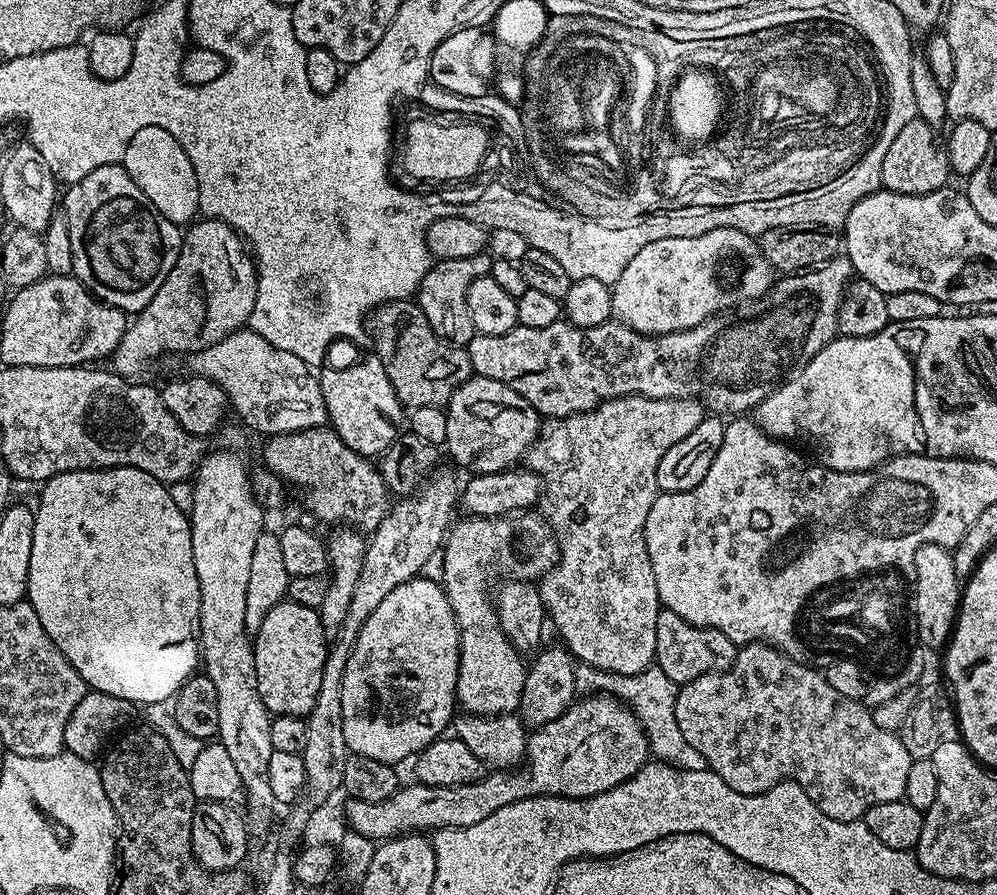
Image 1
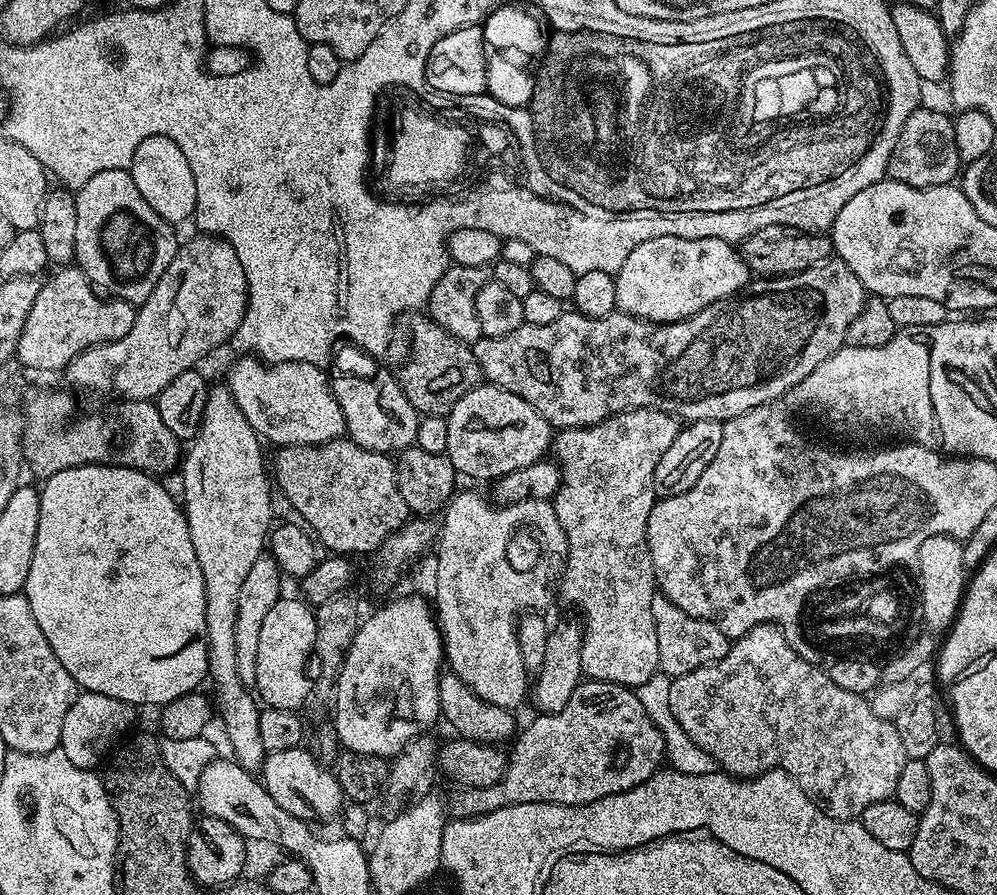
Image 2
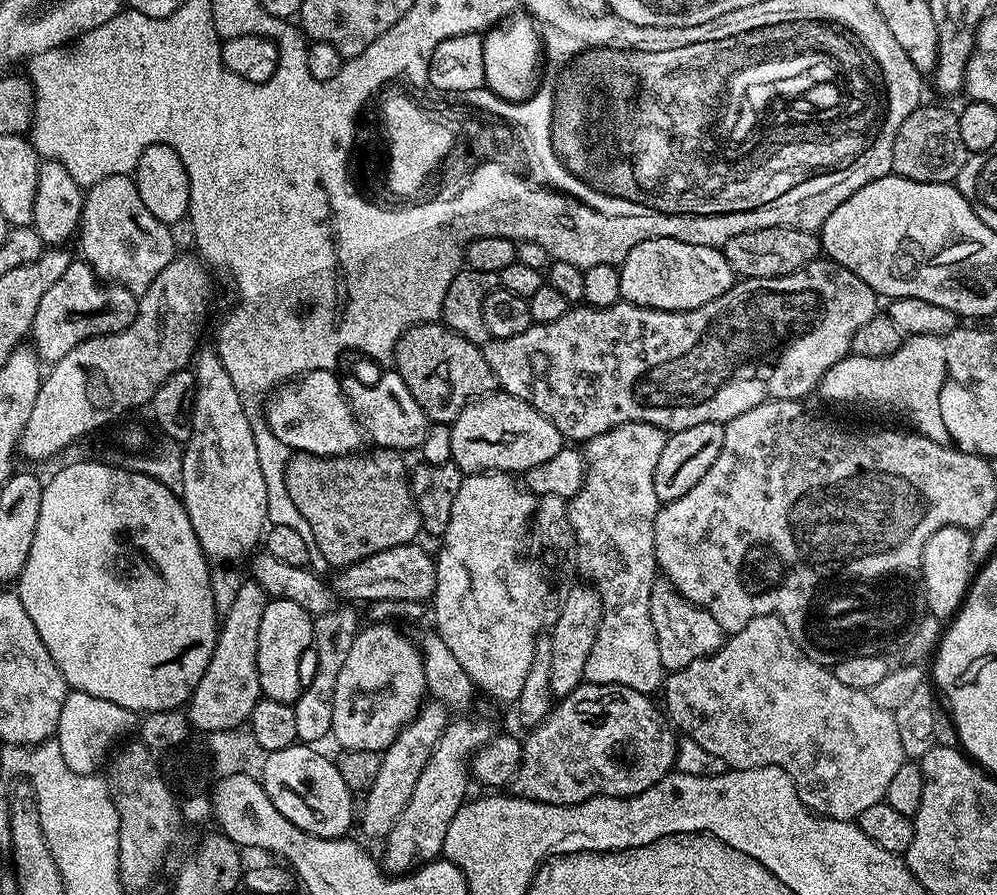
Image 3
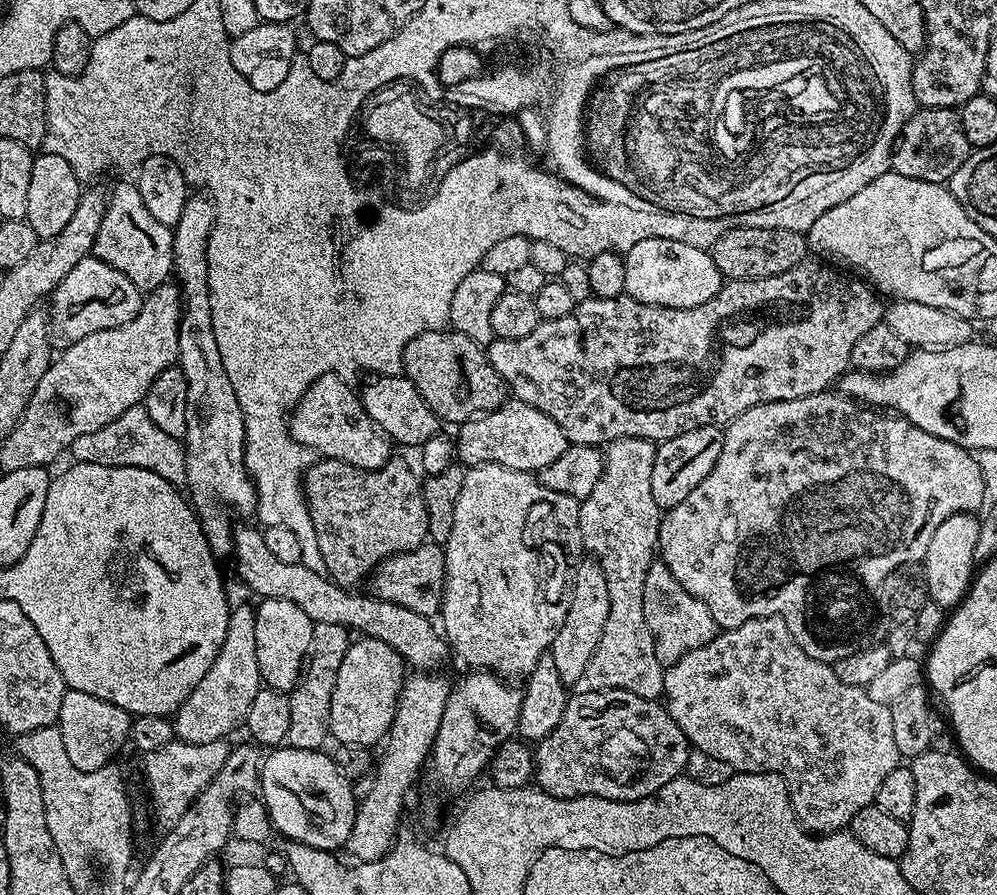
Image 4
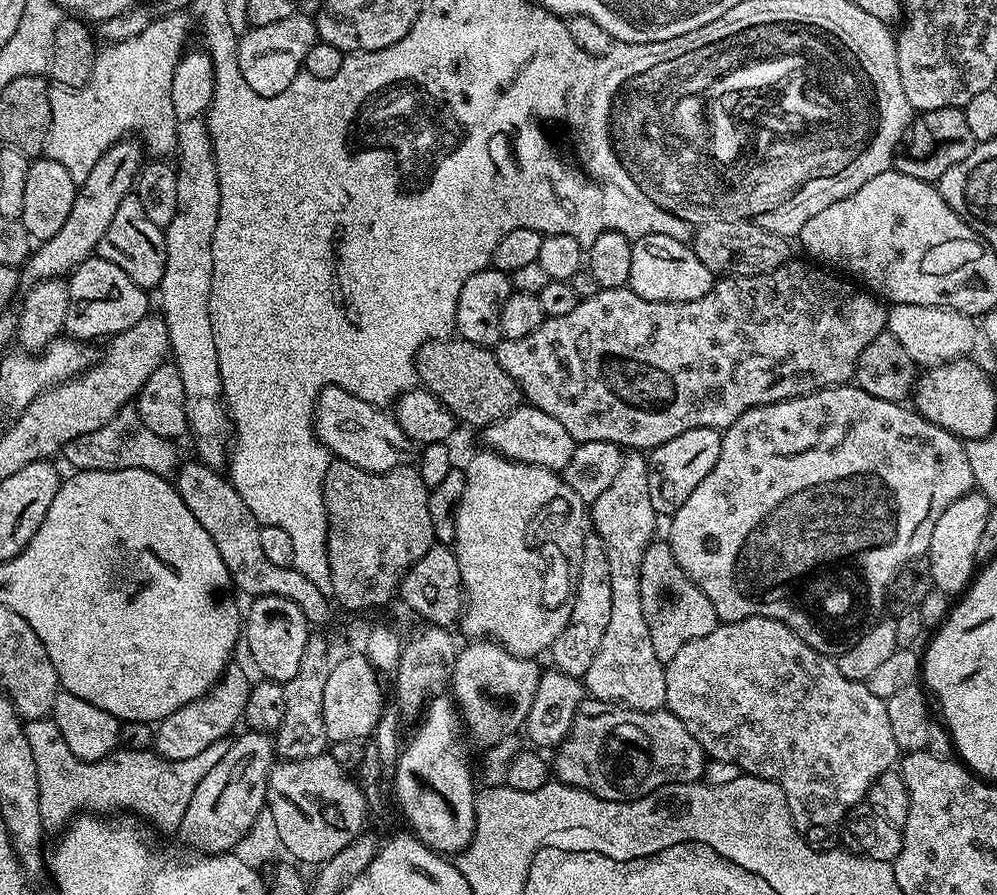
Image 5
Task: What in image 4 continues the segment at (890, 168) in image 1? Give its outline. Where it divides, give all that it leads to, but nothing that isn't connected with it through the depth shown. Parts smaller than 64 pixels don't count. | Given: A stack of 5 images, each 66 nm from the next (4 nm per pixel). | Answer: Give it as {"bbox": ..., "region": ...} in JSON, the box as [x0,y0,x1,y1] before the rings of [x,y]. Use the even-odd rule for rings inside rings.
{"bbox":[891,108,970,185],"region":[[[920,108],[900,127],[896,143],[892,146],[891,171],[906,178],[918,178],[922,182],[947,185],[954,170],[966,162],[970,146],[966,134],[962,134],[962,122],[955,108]]]}

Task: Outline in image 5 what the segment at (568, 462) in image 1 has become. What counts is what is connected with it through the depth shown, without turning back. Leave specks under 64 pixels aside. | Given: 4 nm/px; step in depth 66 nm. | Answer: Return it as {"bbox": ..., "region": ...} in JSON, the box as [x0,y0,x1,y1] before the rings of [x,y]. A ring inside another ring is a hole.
{"bbox":[582,451,666,711],"region":[[[639,451],[625,455],[622,468],[614,482],[590,506],[590,524],[595,535],[604,543],[610,562],[610,623],[602,634],[602,646],[590,662],[590,670],[582,678],[587,695],[593,700],[609,700],[612,704],[624,704],[628,708],[654,711],[664,708],[666,698],[665,661],[654,654],[650,643],[650,629],[642,615],[642,594],[638,590],[642,554],[646,554],[656,532],[658,513],[650,502],[650,478],[648,461]]]}

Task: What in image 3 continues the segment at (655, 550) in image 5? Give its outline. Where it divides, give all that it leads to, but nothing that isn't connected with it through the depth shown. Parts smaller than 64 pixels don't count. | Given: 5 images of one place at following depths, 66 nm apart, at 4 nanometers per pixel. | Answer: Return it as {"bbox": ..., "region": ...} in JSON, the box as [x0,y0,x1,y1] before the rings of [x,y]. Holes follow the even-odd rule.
{"bbox":[650,578,726,674],"region":[[[657,578],[650,586],[650,622],[654,622],[654,634],[658,642],[658,655],[662,657],[662,666],[665,673],[671,674],[690,666],[690,662],[698,662],[698,658],[706,658],[714,654],[722,647],[726,639],[726,634],[718,622],[706,610],[694,606],[682,594],[678,594],[676,587],[670,581]]]}

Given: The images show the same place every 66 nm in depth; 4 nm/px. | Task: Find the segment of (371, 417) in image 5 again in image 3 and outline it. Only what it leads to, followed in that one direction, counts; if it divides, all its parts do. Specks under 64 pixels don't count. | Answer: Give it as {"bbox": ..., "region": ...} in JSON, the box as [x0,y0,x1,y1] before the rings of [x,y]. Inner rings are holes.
{"bbox":[266,370,366,456],"region":[[[332,370],[305,372],[303,376],[287,384],[281,384],[267,397],[266,422],[274,438],[278,438],[278,442],[285,444],[293,453],[309,452],[315,456],[350,456],[361,451],[360,443],[365,443],[366,437],[360,430],[360,423],[356,421],[348,399],[344,397],[341,377],[336,377],[336,374]]]}

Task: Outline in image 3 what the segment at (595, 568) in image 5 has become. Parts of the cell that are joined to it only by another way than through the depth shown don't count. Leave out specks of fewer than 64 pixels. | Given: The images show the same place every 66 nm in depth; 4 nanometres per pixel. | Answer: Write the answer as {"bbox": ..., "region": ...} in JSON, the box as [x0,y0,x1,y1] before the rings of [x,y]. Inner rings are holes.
{"bbox":[550,582,603,697],"region":[[[587,582],[573,583],[571,590],[566,594],[566,602],[562,602],[558,622],[550,630],[552,641],[550,690],[553,697],[569,696],[579,684],[585,683],[586,658],[590,658],[590,650],[594,650],[594,638],[598,634],[603,609],[600,596],[591,584]]]}

